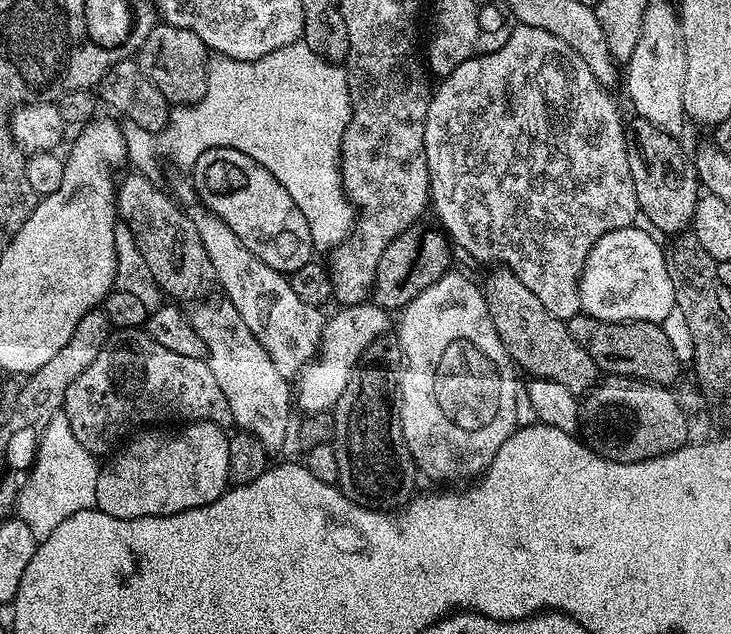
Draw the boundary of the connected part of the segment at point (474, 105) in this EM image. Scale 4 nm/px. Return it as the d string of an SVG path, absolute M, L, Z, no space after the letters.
M517 23L511 29L506 38L506 42L497 52L491 52L485 56L475 56L466 62L455 65L449 71L448 75L439 81L440 85L435 85L432 93L432 100L428 103L428 113L426 114L426 122L424 123L424 157L428 163L428 178L430 181L430 208L436 211L439 227L446 233L449 241L457 249L465 248L470 255L476 260L496 260L503 267L510 269L518 278L518 282L522 282L522 286L527 286L533 294L538 294L538 302L542 302L542 306L546 306L546 310L550 310L550 314L554 314L554 318L567 322L570 318L581 315L580 310L580 293L578 291L578 283L580 281L580 271L584 268L586 258L590 254L590 250L598 242L598 238L602 238L606 233L613 232L619 228L629 227L633 223L632 219L637 219L638 209L636 206L636 195L634 194L634 182L632 181L632 171L630 170L630 148L626 143L626 128L620 125L620 116L616 113L616 104L608 97L608 92L603 83L594 78L594 74L590 70L588 63L584 61L583 56L579 56L570 45L562 38L558 38L554 34L550 34L546 30L542 30L538 26L530 26L529 24Z

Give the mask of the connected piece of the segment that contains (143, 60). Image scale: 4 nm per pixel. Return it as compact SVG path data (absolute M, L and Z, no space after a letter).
M156 22L156 25L138 44L138 63L142 74L162 90L169 105L187 106L197 104L208 89L208 62L210 50L189 28L179 28L173 24Z

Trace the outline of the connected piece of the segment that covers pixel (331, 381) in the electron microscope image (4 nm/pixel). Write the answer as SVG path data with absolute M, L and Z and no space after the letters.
M361 302L337 307L337 312L325 319L318 336L318 347L303 368L294 377L294 404L304 414L309 412L327 413L335 409L338 398L348 381L349 371L356 366L356 361L364 349L389 331L388 316L385 309L371 302Z

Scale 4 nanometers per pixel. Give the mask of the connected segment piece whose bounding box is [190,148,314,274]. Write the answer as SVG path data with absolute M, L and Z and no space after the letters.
M211 148L203 152L190 170L190 183L205 204L266 266L291 274L313 259L310 226L294 206L294 198L261 164L233 148Z

